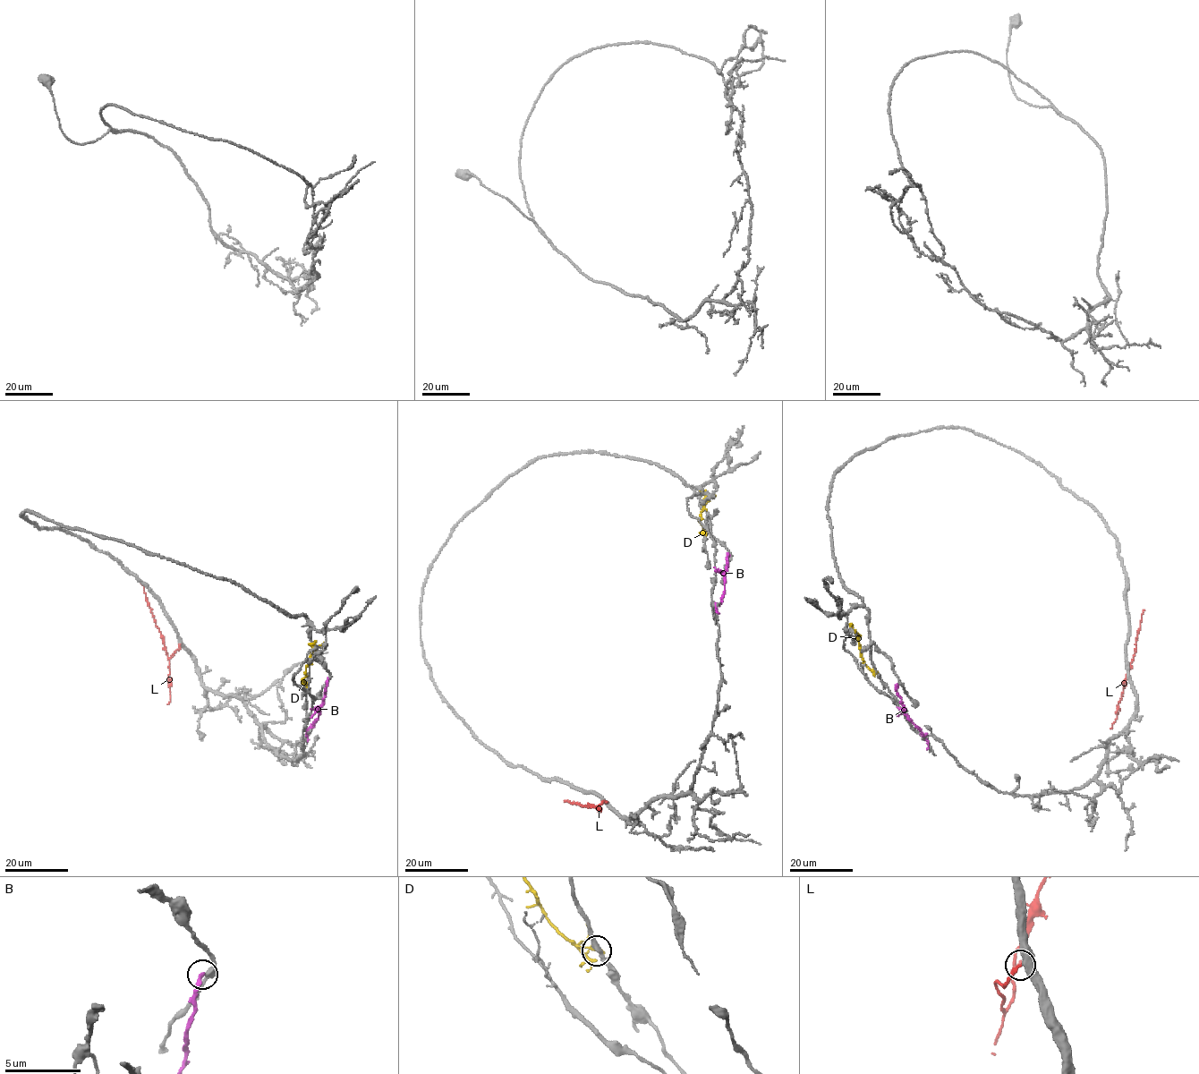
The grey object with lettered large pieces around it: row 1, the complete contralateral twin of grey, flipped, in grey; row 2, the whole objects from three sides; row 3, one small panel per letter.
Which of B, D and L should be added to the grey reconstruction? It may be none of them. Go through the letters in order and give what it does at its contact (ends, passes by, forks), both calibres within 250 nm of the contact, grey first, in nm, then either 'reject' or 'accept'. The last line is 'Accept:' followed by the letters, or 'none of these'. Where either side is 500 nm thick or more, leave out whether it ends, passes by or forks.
B: it ends there; 360 nm thick on the grey side, 280 nm on the other; reject
D: it ends there; 360 nm thick on the grey side, 140 nm on the other; reject
L: it ends there; 440 nm thick on the grey side, 240 nm on the other; accept
Accept: L

